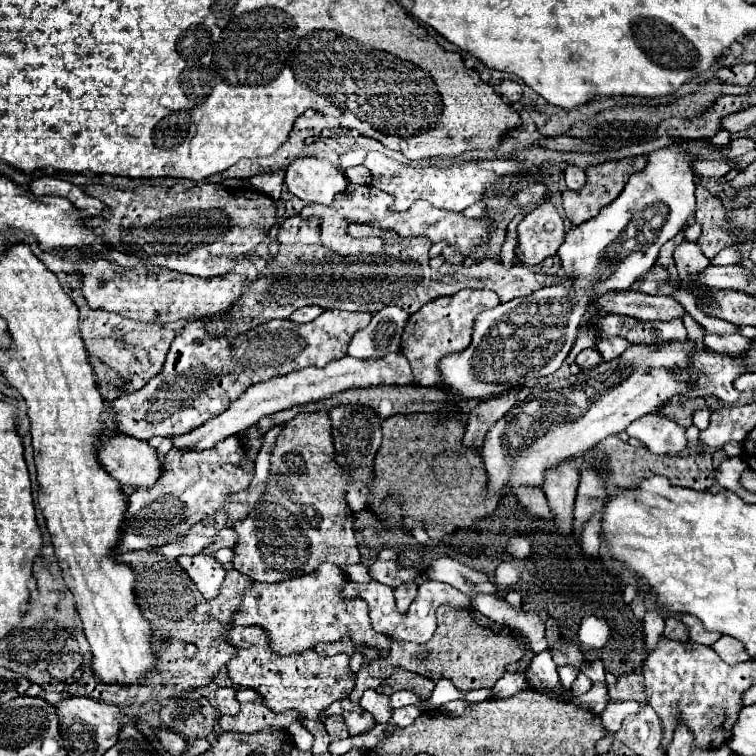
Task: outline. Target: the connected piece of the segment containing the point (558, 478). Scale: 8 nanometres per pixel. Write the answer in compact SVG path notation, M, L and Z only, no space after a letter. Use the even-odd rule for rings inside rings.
M574 460L566 462L566 466L558 466L558 470L550 470L550 478L546 478L546 486L542 488L550 508L554 510L554 528L558 534L572 532L572 512L576 500L580 474L574 468Z

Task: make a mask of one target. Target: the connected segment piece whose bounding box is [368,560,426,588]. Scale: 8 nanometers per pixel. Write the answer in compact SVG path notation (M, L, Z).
M374 560L372 566L368 566L368 572L374 580L382 582L382 584L388 584L392 588L404 584L404 582L424 582L426 576L420 576L416 570L412 568L400 568L398 562L380 562L380 560Z

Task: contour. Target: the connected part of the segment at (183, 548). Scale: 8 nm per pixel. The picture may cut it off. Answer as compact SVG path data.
M198 522L194 526L194 530L188 532L188 536L184 536L182 540L174 540L174 542L168 542L166 546L160 546L156 548L156 552L160 552L162 556L166 558L178 558L182 554L188 554L188 556L196 556L196 554L202 554L210 544L212 544L212 538L216 536L218 528L210 526L210 524L202 524Z

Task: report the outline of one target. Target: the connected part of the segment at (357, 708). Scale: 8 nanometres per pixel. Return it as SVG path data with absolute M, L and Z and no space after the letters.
M350 698L342 700L342 708L344 708L344 720L348 726L350 734L364 734L368 730L374 728L374 716L370 712L366 712L360 704L354 704Z

